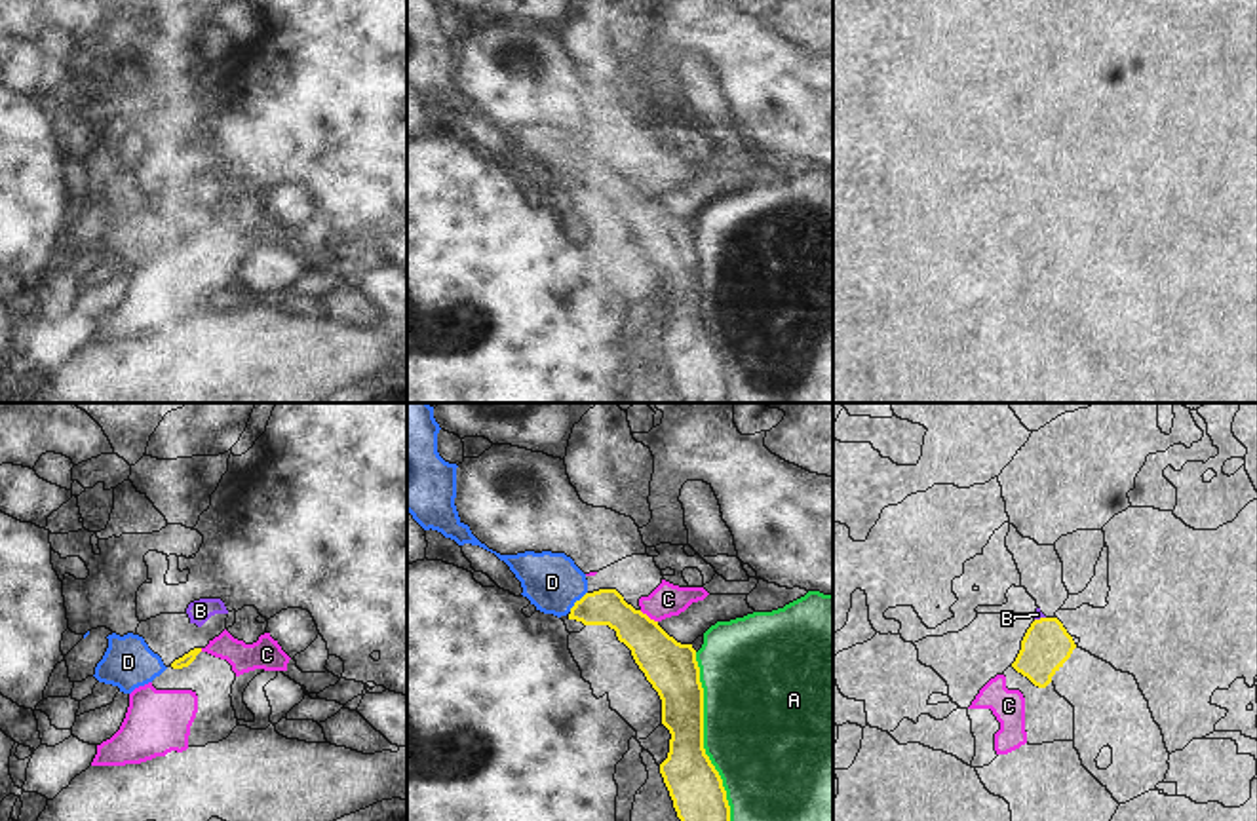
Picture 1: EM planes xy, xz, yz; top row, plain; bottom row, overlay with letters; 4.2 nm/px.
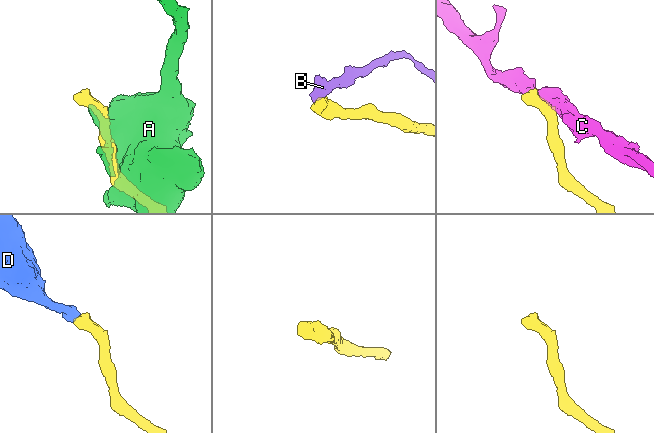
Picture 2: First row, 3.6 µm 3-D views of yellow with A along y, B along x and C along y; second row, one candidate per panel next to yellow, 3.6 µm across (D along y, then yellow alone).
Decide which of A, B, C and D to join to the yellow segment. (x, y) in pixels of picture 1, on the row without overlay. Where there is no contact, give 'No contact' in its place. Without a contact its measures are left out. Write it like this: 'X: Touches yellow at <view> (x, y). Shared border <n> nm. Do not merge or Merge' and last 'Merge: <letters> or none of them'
A: Touches yellow at xz (702, 314). Shared border 750 nm. Do not merge
B: Touches yellow at yz (1041, 192). Shared border 50 nm. Do not merge
C: Touches yellow at xz (647, 190). Shared border 90 nm. Do not merge
D: Touches yellow at xz (577, 175). Shared border 120 nm. Merge
Merge: D.

